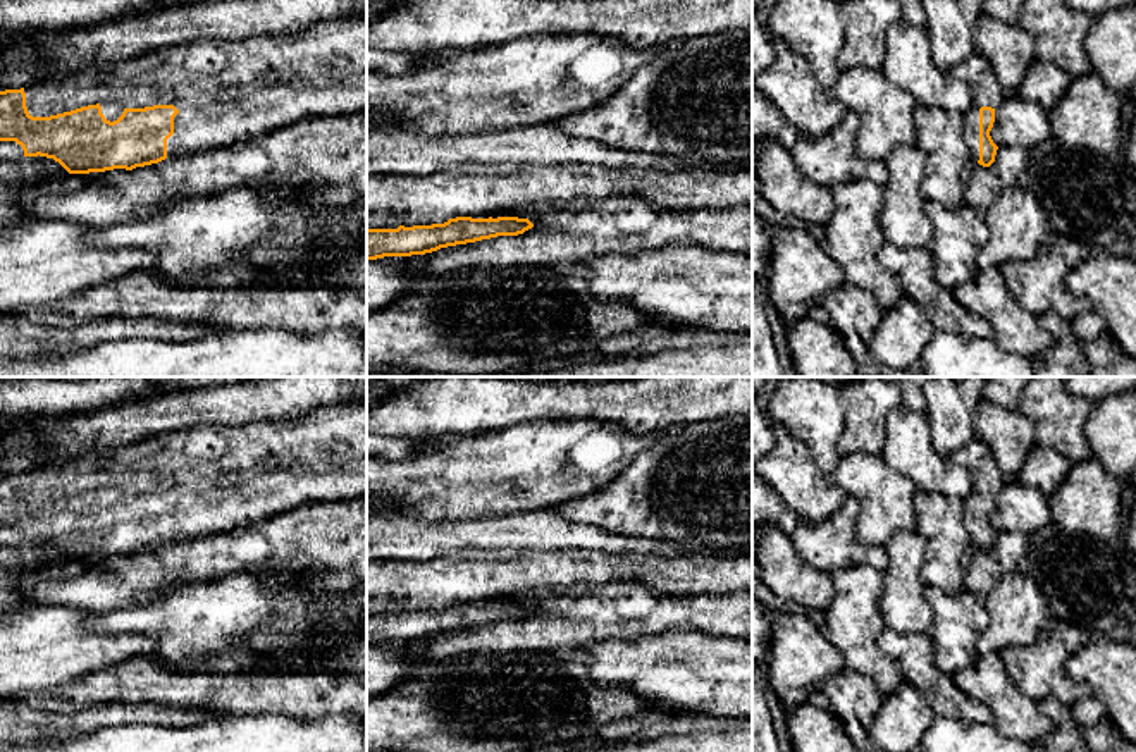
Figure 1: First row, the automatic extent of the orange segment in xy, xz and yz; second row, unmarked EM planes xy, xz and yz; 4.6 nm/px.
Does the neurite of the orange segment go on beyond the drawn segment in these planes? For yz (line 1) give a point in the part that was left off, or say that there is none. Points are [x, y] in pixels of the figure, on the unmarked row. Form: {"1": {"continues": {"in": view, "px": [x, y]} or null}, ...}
{"1": {"continues": {"in": "yz", "px": [975, 456]}}}

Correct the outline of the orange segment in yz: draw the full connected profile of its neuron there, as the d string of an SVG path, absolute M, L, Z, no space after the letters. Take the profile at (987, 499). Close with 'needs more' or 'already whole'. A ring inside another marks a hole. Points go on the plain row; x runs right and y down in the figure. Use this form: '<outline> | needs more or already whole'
M978 437L957 449L950 459L964 466L972 477L972 492L964 501L964 523L974 549L990 552L998 535L990 516L995 508L995 496L1005 485L1005 477L986 444Z | needs more

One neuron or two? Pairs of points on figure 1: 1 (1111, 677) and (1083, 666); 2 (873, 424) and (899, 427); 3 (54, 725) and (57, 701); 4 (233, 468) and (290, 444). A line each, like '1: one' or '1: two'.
1: one
2: two
3: two
4: one

